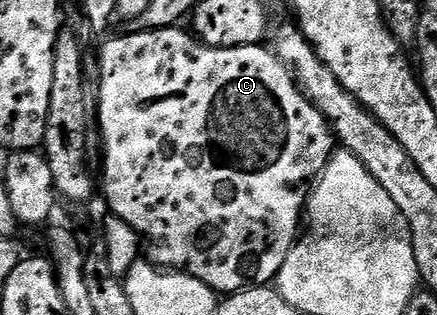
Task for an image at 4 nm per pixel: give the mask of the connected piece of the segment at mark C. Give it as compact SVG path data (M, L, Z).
M176 26L173 28L162 28L161 30L149 30L148 32L133 32L128 31L127 36L115 36L112 40L110 38L102 41L103 49L97 53L97 61L99 66L99 96L97 105L99 105L99 132L103 135L103 180L101 176L101 192L107 195L107 204L112 208L114 215L124 220L125 223L131 227L136 234L144 241L147 240L151 245L146 245L145 256L151 264L158 266L163 270L170 270L173 272L184 272L186 276L197 278L201 282L205 282L205 286L209 286L212 293L230 294L233 292L243 292L247 288L262 288L270 285L272 281L278 277L281 266L285 266L285 258L289 258L291 249L295 247L296 240L301 235L301 225L305 220L305 209L307 201L310 197L313 185L322 176L323 171L327 169L327 163L331 161L331 157L337 148L337 141L335 133L331 130L331 125L328 124L326 118L322 116L318 110L315 109L314 104L308 100L303 89L299 87L296 79L291 74L290 68L286 64L281 63L279 57L275 55L270 47L263 44L246 44L245 46L237 46L236 48L210 48L202 40L196 38L190 31L184 30L182 27Z

